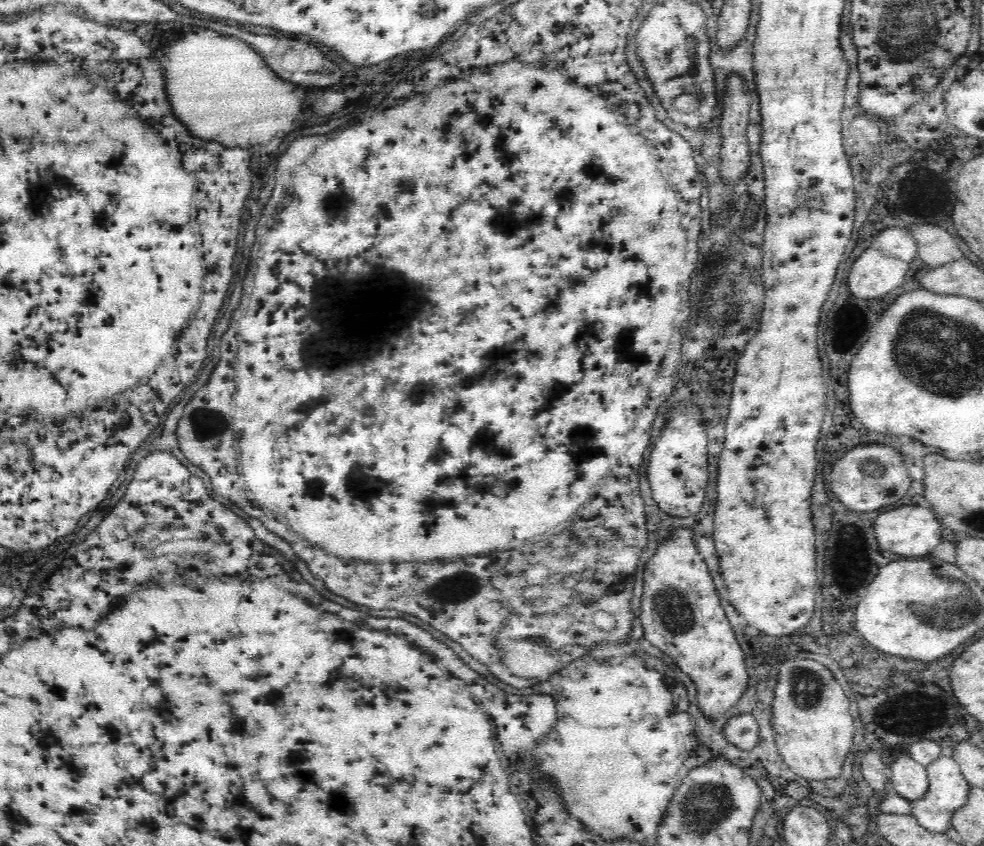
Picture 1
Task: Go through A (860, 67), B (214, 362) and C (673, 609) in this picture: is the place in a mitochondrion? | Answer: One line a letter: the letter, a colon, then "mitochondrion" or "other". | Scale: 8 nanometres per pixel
A: other
B: other
C: mitochondrion

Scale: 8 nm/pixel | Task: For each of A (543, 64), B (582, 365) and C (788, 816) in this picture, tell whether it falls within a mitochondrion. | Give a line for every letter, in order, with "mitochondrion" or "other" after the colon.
A: other
B: other
C: other

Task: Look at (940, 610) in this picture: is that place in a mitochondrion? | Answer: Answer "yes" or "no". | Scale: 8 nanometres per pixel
yes

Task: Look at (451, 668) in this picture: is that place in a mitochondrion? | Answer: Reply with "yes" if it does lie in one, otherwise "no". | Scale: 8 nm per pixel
no

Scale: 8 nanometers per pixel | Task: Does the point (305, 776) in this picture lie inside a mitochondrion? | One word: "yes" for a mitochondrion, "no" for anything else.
no

